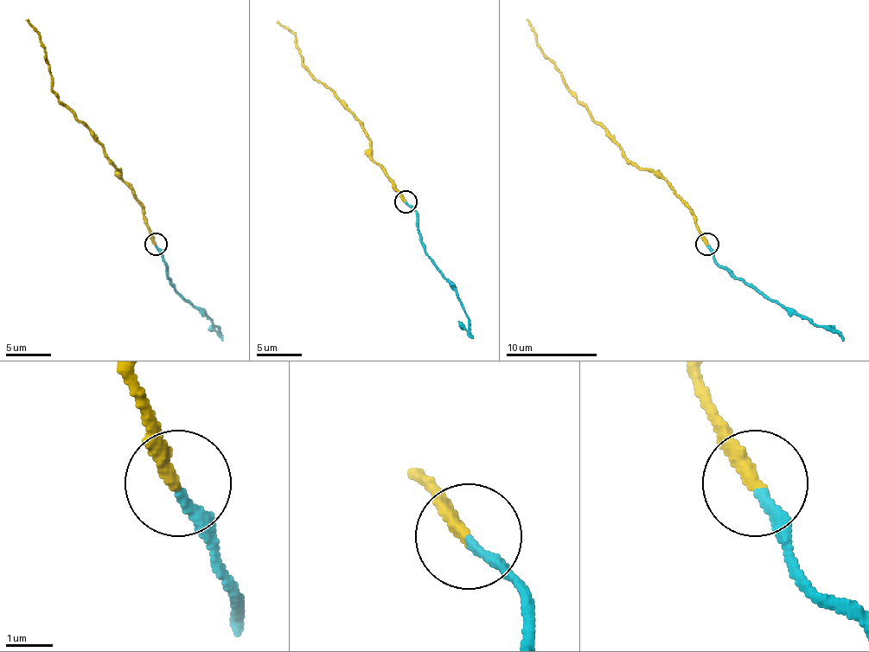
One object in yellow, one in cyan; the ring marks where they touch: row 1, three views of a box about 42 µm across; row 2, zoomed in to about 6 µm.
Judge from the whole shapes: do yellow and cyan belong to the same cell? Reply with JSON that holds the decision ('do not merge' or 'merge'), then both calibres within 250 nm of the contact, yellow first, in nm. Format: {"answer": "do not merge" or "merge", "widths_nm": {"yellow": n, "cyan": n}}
{"answer": "do not merge", "widths_nm": {"yellow": 320, "cyan": 220}}

